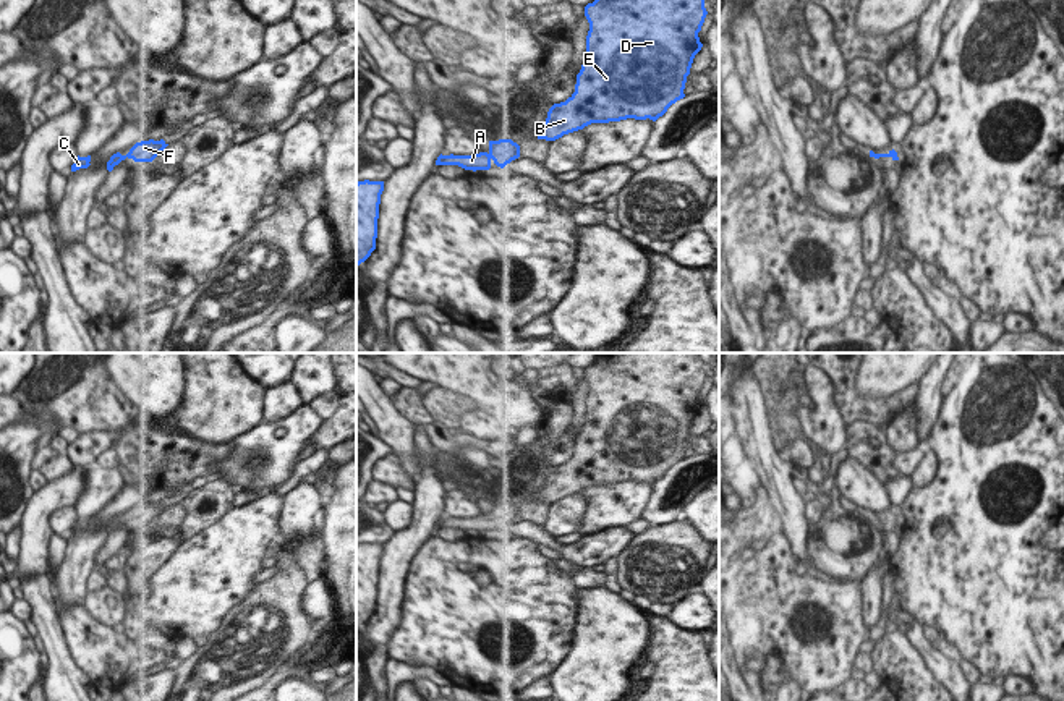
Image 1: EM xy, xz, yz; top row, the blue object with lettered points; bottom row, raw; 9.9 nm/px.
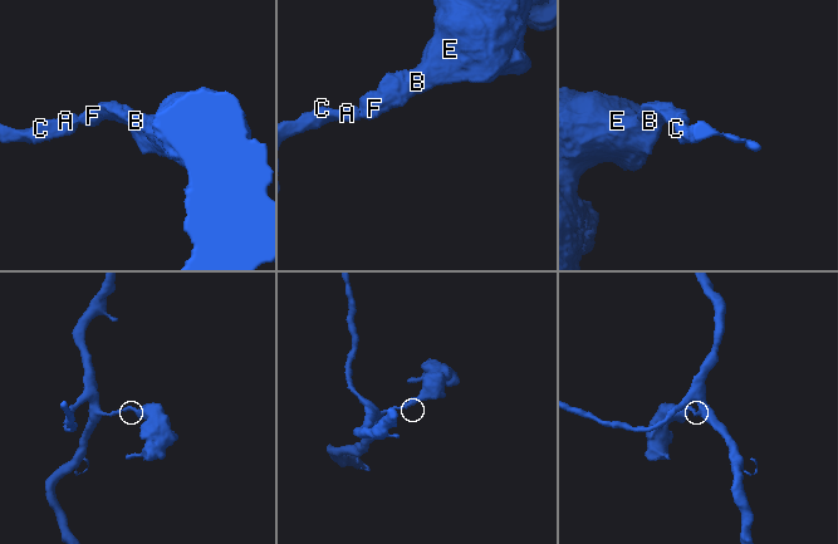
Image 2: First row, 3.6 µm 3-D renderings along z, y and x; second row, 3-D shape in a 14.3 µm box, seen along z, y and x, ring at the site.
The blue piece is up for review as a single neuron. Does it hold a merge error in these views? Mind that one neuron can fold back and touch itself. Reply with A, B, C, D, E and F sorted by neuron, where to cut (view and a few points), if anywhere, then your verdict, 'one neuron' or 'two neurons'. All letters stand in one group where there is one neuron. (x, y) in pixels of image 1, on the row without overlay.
groups A B C D E F; cut none; one neuron

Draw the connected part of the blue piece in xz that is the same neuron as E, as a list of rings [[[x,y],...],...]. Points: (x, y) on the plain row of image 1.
[[[601,353],[598,361],[585,369],[589,385],[586,423],[577,437],[575,455],[565,465],[549,471],[546,489],[538,494],[538,502],[555,503],[591,486],[627,481],[656,484],[672,466],[685,460],[687,439],[695,418],[703,410],[698,395],[706,377],[704,361],[698,353]]]

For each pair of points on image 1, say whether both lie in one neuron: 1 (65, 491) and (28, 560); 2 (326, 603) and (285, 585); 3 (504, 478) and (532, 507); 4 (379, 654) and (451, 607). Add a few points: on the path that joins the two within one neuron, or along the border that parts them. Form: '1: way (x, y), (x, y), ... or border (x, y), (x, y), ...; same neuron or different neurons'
1: way (47, 505), (34, 518), (34, 543); same neuron
2: border (310, 583), (303, 594), (303, 609), (313, 619); different neurons
3: way (510, 486), (515, 496), (523, 499); same neuron
4: border (384, 645), (389, 656); different neurons

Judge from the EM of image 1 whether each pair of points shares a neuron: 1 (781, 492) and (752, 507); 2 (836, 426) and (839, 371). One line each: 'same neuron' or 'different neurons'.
1: different neurons
2: different neurons

